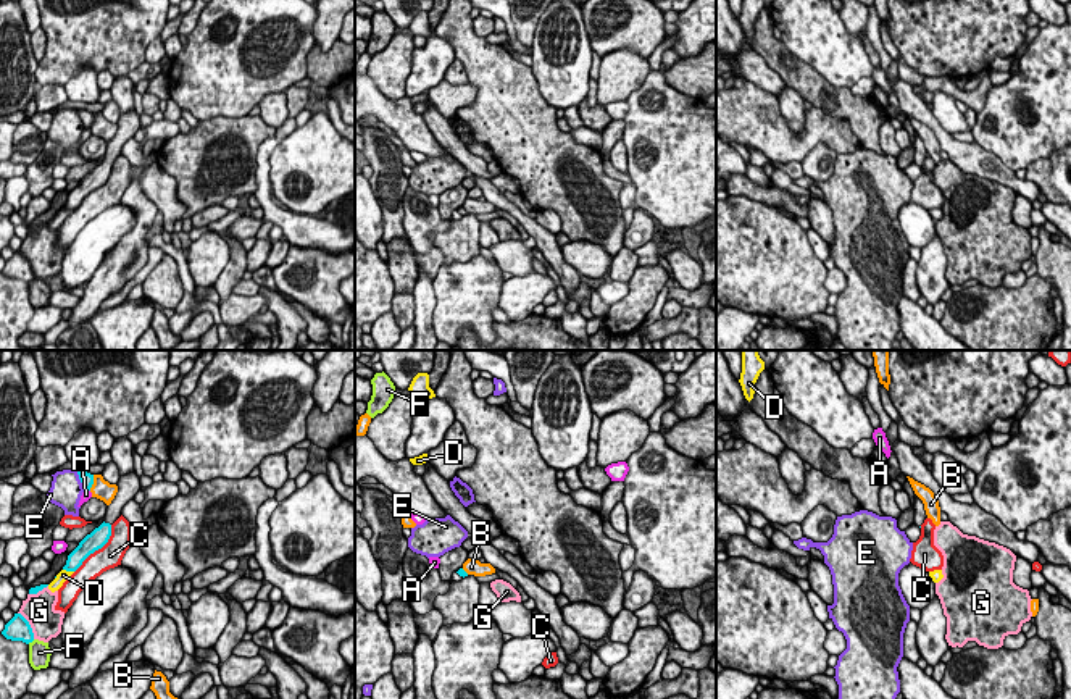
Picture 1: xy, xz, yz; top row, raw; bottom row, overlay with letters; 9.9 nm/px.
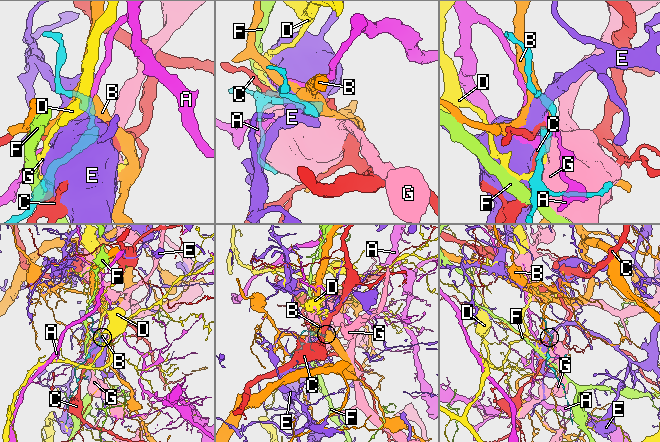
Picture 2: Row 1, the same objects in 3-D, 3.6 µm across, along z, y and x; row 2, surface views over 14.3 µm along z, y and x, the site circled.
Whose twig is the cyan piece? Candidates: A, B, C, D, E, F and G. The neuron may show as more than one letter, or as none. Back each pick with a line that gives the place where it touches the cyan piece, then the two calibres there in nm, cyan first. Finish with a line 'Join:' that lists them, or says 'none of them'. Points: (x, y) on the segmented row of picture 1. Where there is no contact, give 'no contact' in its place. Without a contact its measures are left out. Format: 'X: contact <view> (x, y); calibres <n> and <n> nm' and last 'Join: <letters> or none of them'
Join: none of them

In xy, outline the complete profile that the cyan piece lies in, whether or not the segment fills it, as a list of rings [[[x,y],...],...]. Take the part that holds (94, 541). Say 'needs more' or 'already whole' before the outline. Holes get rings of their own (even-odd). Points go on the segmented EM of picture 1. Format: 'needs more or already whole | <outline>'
needs more | [[[135,471],[121,476],[116,486],[118,492],[106,509],[103,523],[98,528],[95,528],[90,534],[87,534],[79,542],[79,546],[68,555],[63,570],[76,571],[90,554],[102,549],[108,542],[111,536],[111,525],[121,517],[123,507],[129,500],[132,500],[142,488]]]

